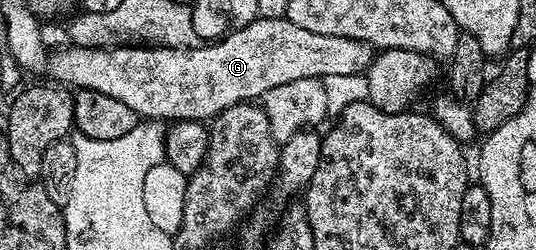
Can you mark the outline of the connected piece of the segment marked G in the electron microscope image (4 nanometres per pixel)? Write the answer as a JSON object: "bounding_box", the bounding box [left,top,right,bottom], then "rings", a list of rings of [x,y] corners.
{"bounding_box":[46,17,374,121],"rings":[[[257,17],[252,22],[247,23],[246,26],[229,30],[223,37],[217,38],[212,42],[216,43],[208,43],[205,47],[197,45],[186,48],[166,47],[163,45],[116,45],[109,49],[108,47],[73,47],[65,45],[61,51],[56,51],[53,55],[51,52],[47,56],[46,75],[52,78],[49,80],[55,81],[60,85],[67,85],[72,89],[97,91],[98,93],[106,93],[110,97],[118,97],[118,101],[122,101],[122,105],[130,105],[130,109],[134,109],[136,116],[144,121],[179,121],[181,119],[208,121],[218,113],[230,109],[230,105],[259,100],[270,89],[274,89],[274,85],[286,85],[290,81],[298,81],[299,79],[323,80],[324,76],[328,74],[363,75],[372,63],[374,54],[374,48],[371,43],[354,41],[354,37],[326,37],[326,33],[310,33],[310,29],[302,29],[302,25],[294,25],[294,21],[290,21],[286,17],[282,19],[262,19]]]}

